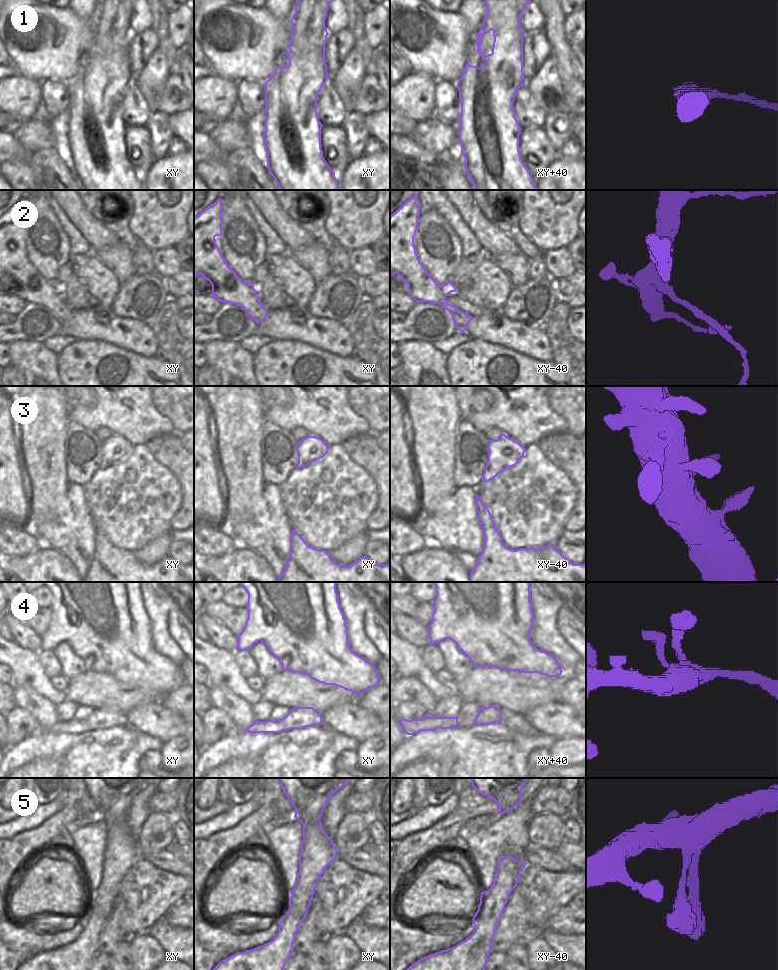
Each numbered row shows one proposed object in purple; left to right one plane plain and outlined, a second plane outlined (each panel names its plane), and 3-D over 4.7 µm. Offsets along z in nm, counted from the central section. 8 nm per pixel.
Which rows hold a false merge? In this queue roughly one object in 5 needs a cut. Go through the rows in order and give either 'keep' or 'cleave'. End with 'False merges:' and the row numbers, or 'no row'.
1: keep
2: cleave
3: cleave
4: keep
5: keep
False merges: 2, 3

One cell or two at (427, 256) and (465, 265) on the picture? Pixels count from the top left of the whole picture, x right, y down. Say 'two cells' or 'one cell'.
two cells

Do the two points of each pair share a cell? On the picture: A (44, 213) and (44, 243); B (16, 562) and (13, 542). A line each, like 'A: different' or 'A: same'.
A: same
B: different

